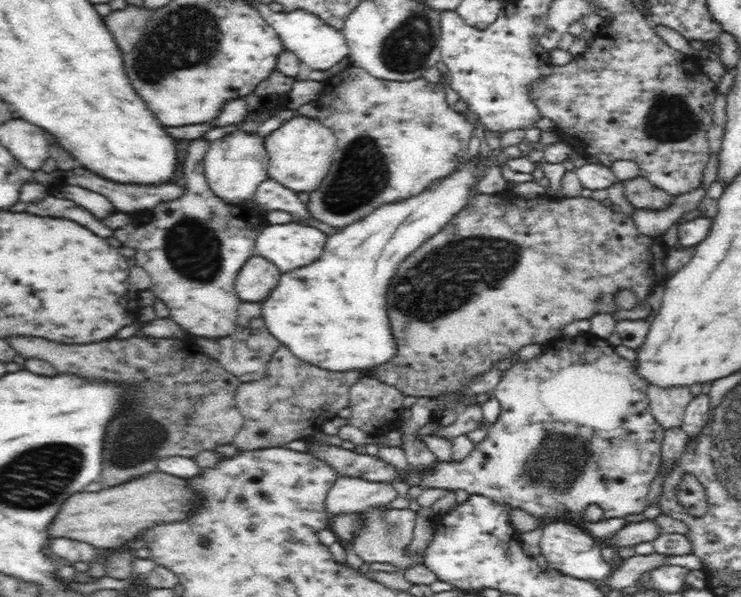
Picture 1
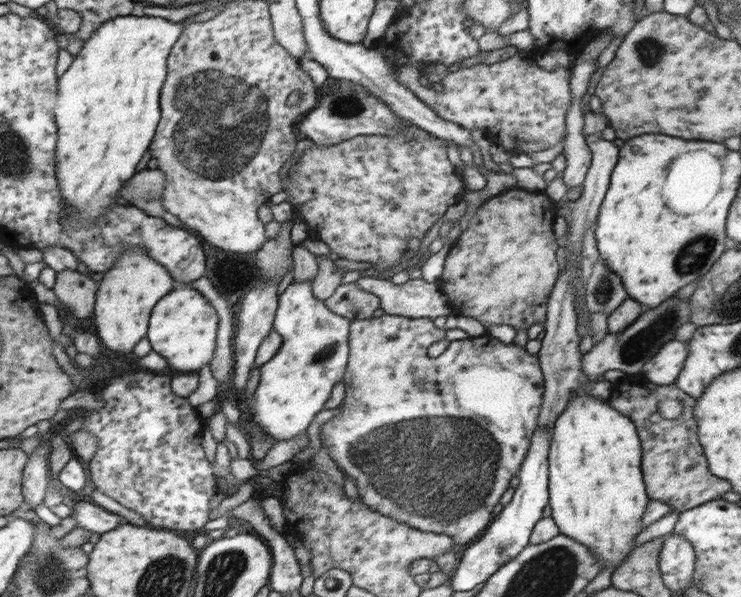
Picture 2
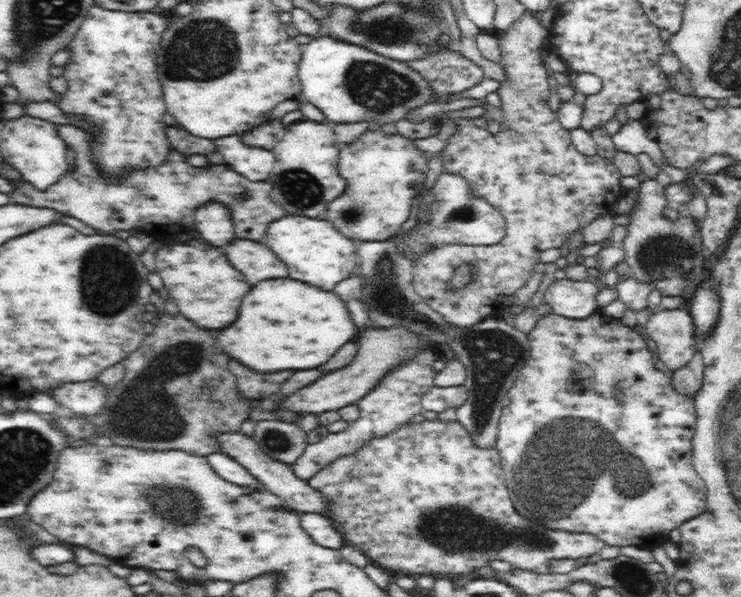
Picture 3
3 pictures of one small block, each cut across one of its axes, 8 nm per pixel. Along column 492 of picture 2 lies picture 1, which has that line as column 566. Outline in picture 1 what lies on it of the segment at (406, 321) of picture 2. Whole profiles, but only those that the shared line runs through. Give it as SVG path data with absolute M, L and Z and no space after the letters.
M588 332L581 336L560 336L558 339L552 339L543 344L543 352L529 362L520 361L515 363L509 370L500 377L499 384L492 394L499 400L502 409L498 421L489 425L484 440L481 440L472 450L472 452L462 461L438 461L431 469L425 471L416 471L414 468L409 472L406 483L410 487L419 486L422 489L439 488L450 490L452 492L462 489L467 493L486 495L486 498L501 504L510 504L512 508L520 508L528 514L543 520L552 518L552 520L566 520L566 512L574 512L572 518L578 518L576 525L579 528L586 527L592 522L588 522L583 516L585 508L589 504L598 504L603 510L602 519L620 518L626 514L642 513L648 505L648 492L652 478L659 472L658 460L660 460L660 446L662 444L665 430L658 424L657 418L654 418L650 411L649 398L647 397L647 386L645 378L642 378L639 369L633 366L632 362L621 358L607 339L595 336Z

